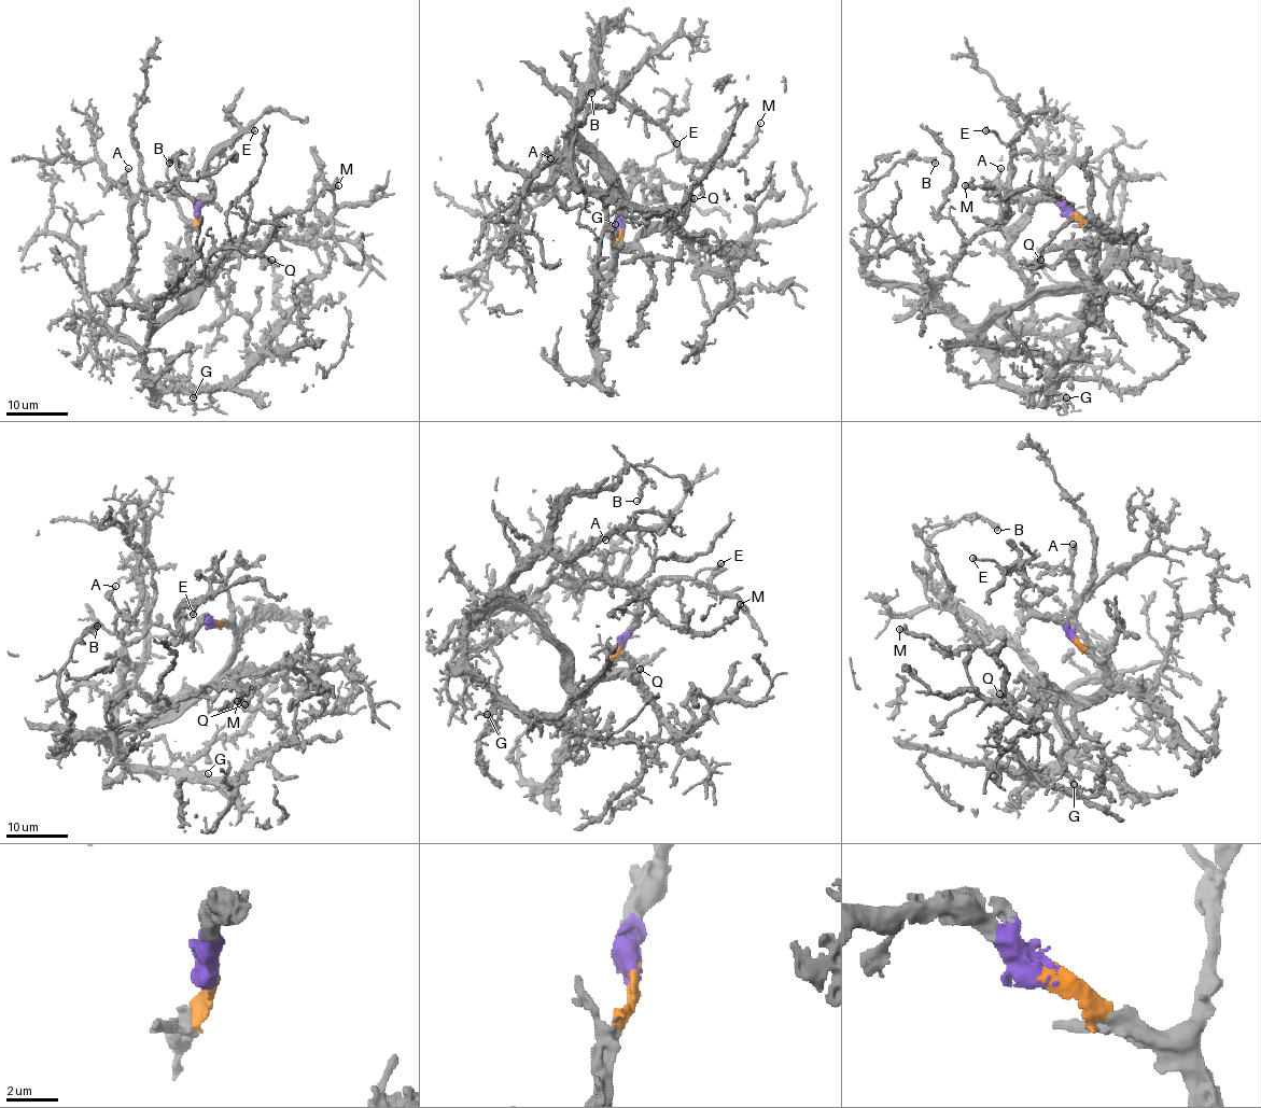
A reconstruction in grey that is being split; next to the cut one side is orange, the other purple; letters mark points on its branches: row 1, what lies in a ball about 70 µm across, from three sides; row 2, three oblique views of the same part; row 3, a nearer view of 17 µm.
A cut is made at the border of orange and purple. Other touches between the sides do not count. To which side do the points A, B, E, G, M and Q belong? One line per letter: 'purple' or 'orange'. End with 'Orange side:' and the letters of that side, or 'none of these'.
A: orange
B: orange
E: purple
G: orange
M: orange
Q: orange
Orange side: A, B, G, M, Q

